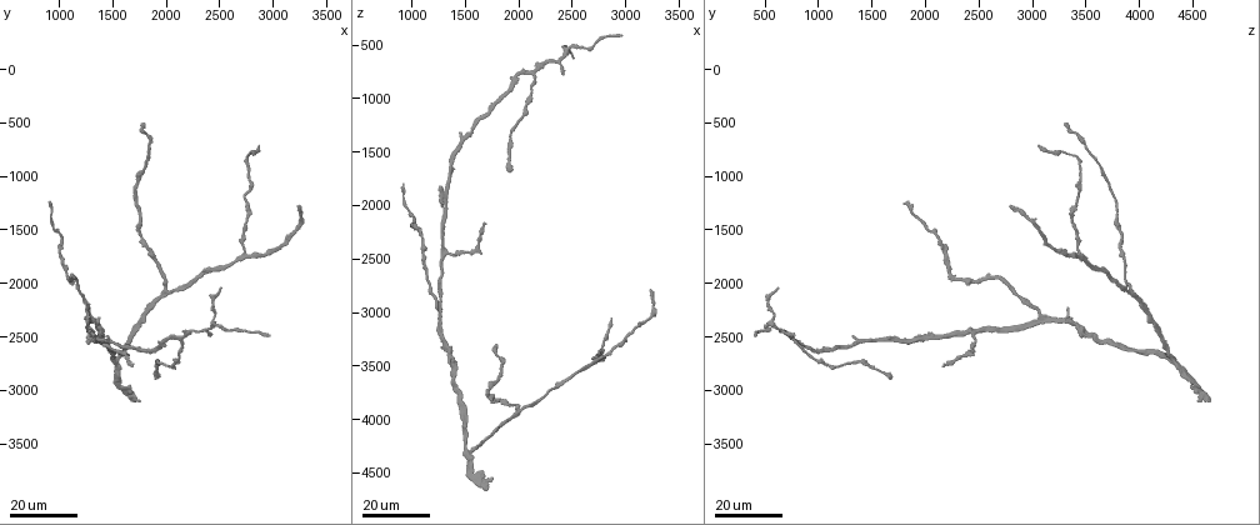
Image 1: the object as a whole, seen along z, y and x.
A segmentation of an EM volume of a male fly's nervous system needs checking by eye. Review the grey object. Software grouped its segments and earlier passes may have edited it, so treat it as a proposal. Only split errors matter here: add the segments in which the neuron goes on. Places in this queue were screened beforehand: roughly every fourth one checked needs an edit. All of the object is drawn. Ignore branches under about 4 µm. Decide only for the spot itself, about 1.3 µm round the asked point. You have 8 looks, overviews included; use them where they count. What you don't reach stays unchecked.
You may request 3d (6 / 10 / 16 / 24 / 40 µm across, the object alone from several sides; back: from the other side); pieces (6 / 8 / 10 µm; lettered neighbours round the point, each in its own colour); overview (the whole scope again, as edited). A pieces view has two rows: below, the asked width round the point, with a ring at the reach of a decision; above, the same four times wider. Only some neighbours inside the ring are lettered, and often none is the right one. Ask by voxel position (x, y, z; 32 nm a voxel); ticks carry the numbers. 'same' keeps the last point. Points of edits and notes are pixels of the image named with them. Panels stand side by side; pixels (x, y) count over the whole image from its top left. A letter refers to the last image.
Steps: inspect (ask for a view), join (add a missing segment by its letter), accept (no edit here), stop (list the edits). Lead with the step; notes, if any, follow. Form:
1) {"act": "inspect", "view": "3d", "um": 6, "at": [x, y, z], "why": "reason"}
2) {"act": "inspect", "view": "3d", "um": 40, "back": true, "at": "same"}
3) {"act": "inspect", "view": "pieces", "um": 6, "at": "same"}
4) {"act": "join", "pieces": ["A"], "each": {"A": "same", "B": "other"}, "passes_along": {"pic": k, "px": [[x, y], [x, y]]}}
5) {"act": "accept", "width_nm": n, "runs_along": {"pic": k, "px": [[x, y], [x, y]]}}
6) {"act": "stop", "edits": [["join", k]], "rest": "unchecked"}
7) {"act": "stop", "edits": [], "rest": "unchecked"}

{"act": "inspect", "view": "3d", "um": 24, "at": [2960, 2480, 420], "why": "free end"}

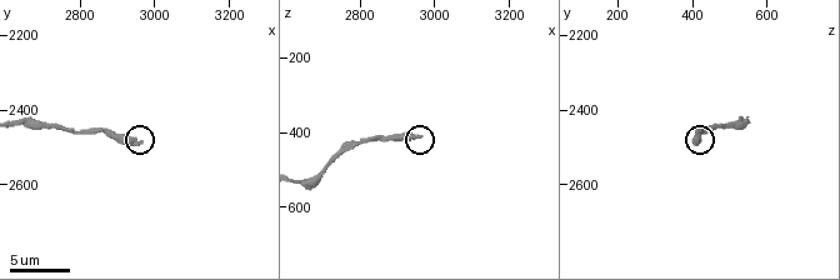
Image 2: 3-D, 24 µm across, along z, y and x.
{"act": "inspect", "view": "pieces", "um": 8, "at": [2960, 2480, 420]}

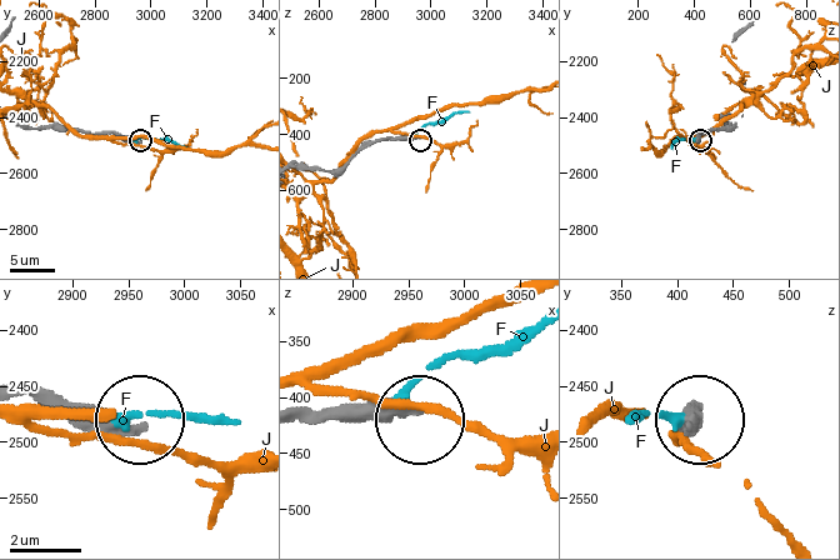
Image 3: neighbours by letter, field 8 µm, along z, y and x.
{"act": "join", "pieces": ["F"], "each": {"F": "same", "J": "other"}, "passes_along": {"pic": 3, "px": [[700, 406], [679, 424], [636, 415]]}, "found": "it goes on there"}

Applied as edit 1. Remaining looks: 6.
{"act": "inspect", "view": "3d", "um": 16, "at": [3240, 1300, 2800]}

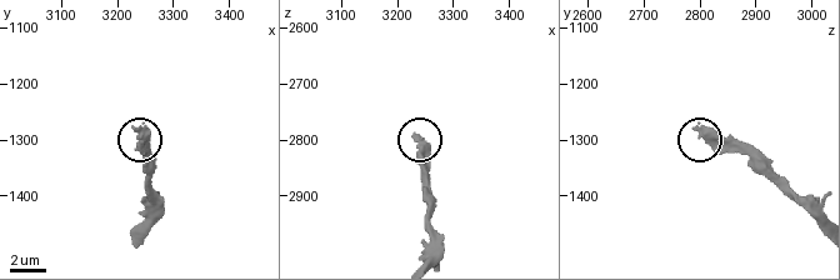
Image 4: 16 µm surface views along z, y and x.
{"act": "inspect", "view": "pieces", "um": 8, "at": [3230, 1285, 2795], "why": "see the neighbours"}

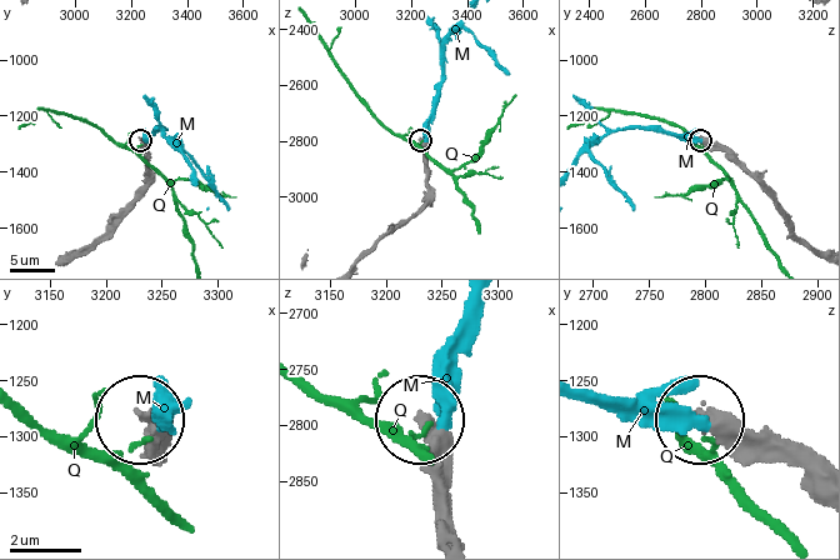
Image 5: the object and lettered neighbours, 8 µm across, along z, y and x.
{"act": "join", "pieces": ["M"], "each": {"M": "same", "Q": "other"}, "passes_along": {"pic": 5, "px": [[450, 525], [444, 366], [471, 304]]}, "found": "it goes on there"}

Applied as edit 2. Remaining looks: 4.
{"act": "inspect", "view": "overview", "why": "see it whole again"}

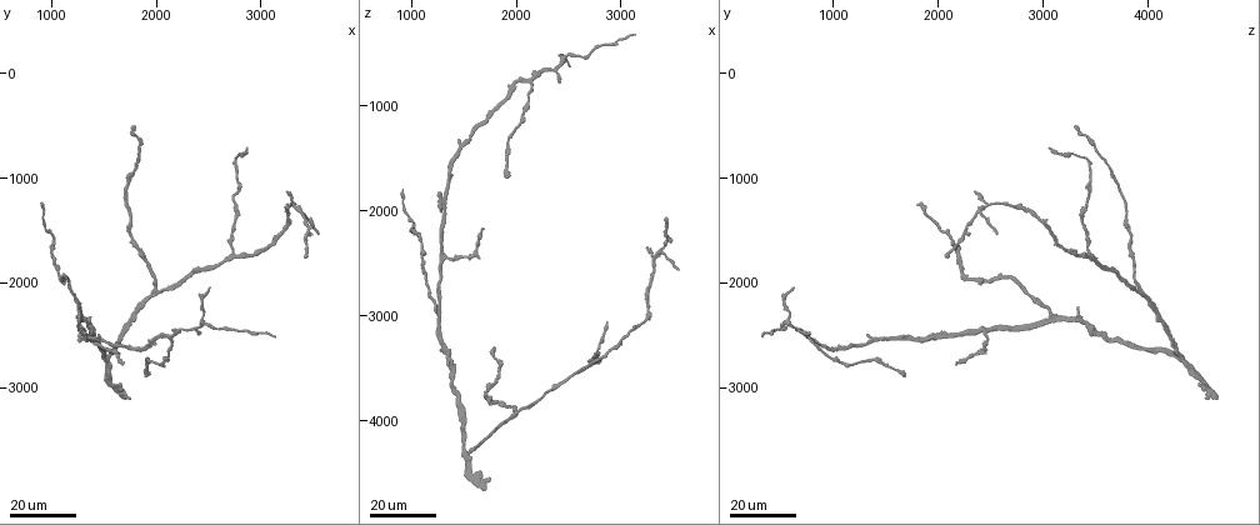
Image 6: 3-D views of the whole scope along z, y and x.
{"act": "inspect", "view": "3d", "um": 16, "at": [2860, 720, 3060], "why": "an open end"}

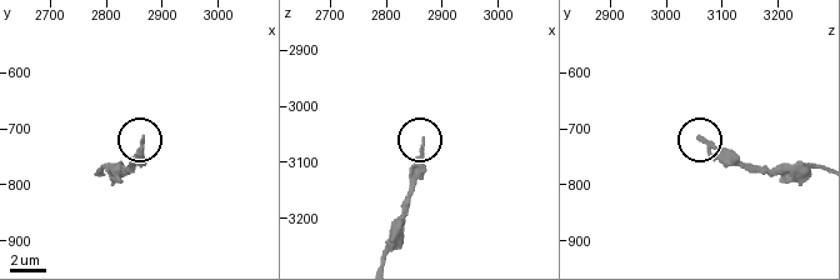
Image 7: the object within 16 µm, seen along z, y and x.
{"act": "inspect", "view": "3d", "um": 10, "at": [2865, 720, 3065]}

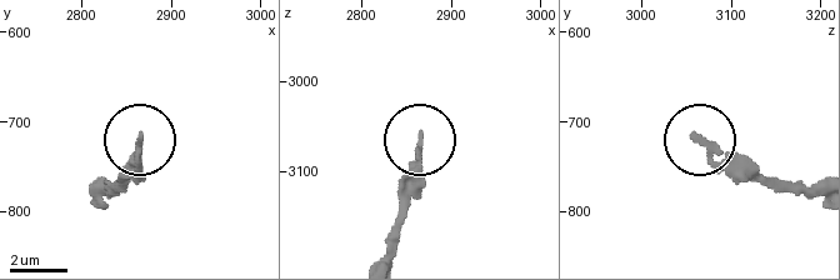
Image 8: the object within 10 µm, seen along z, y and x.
{"act": "inspect", "view": "pieces", "um": 8, "at": [2870, 720, 3055]}

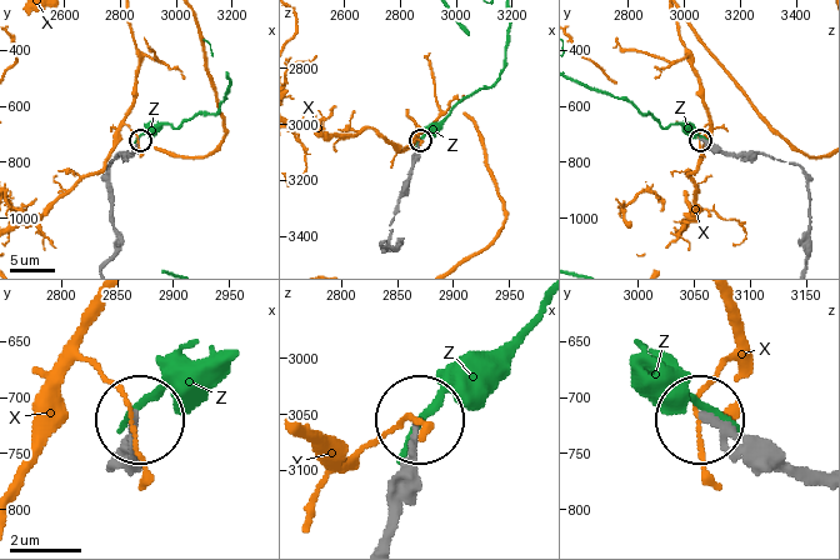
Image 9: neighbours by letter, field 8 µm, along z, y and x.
{"act": "accept", "each": {"X": "other", "Z": "other"}, "found": "none of them fits"}

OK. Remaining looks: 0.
{"act": "stop", "edits": [["join", 3], ["join", 5]], "rest": "unchecked"}

